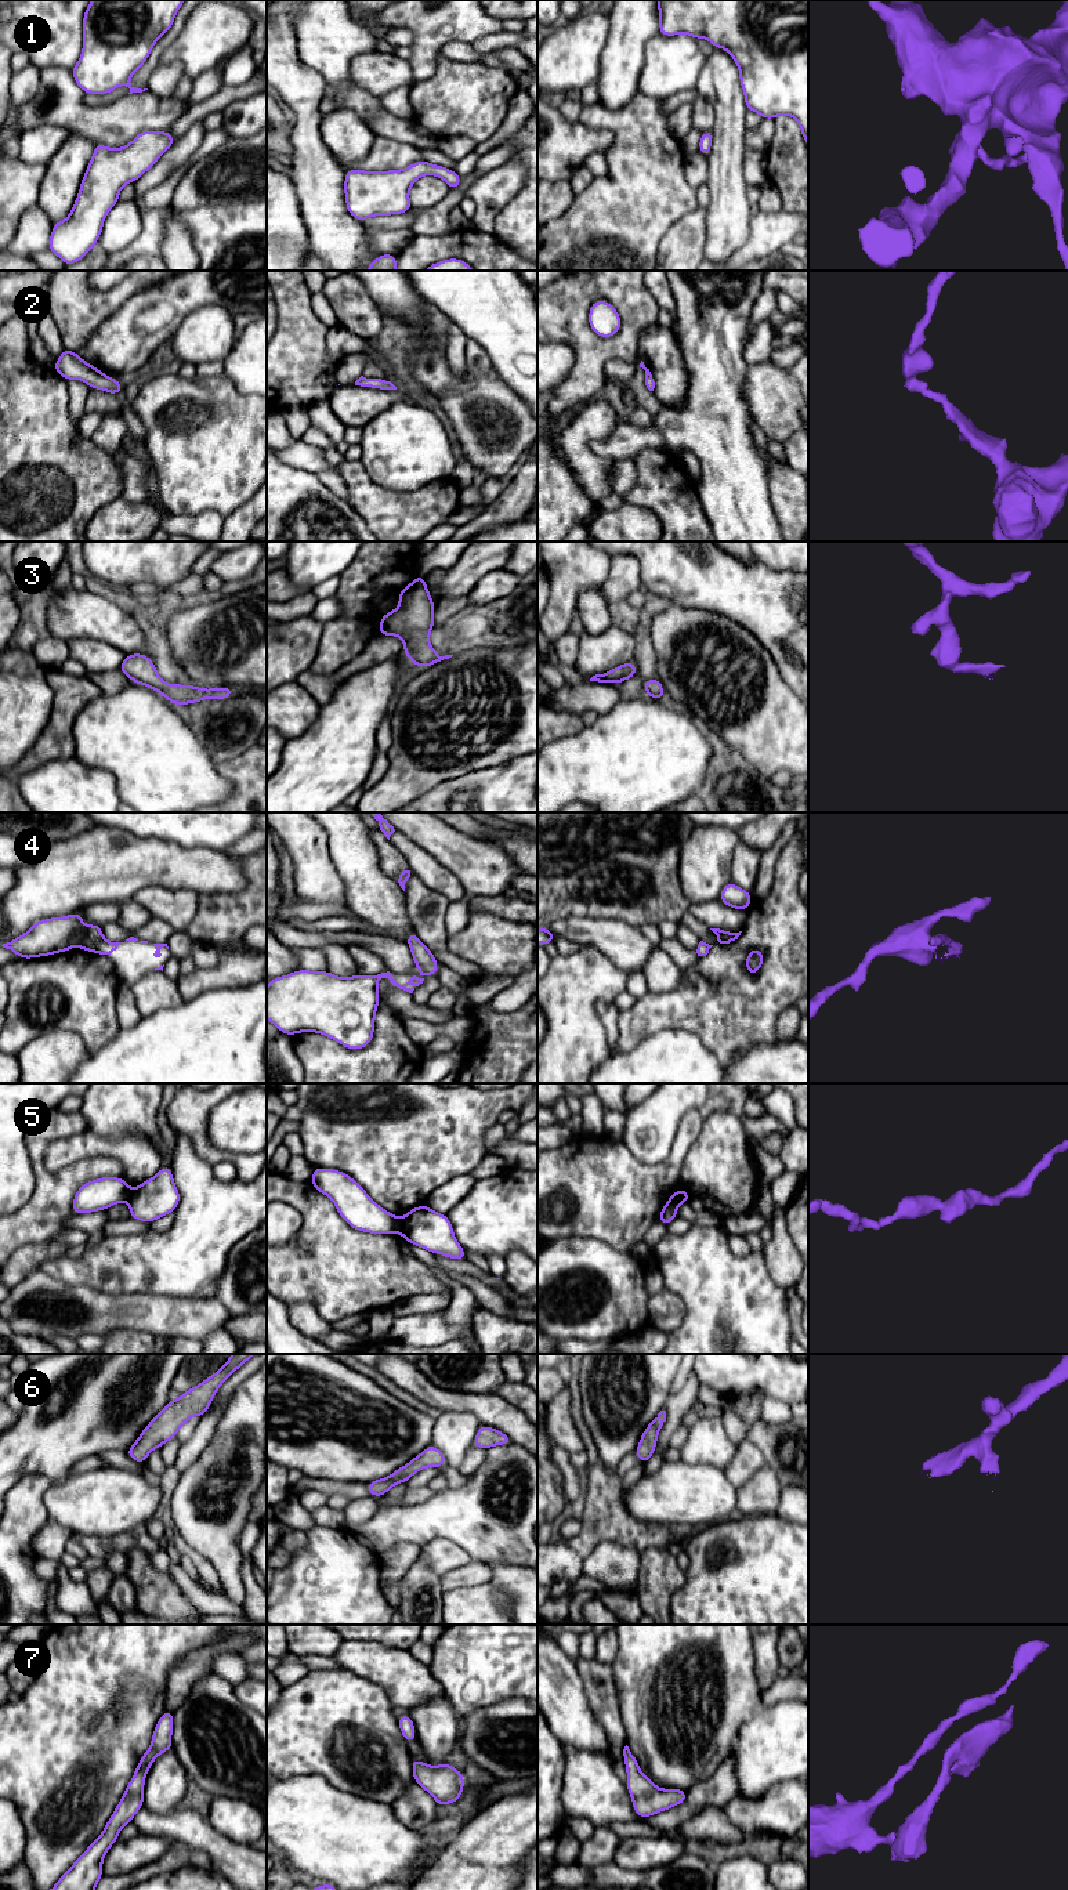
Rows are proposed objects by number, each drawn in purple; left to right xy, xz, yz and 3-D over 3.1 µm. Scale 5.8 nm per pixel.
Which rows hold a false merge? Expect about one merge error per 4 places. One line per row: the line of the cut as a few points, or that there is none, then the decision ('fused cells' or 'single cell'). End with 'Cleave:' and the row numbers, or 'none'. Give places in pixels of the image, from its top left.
1: no cut | single cell
2: no cut | single cell
3: no cut | single cell
4: no cut | single cell
5: xz (401, 1219), (397, 1231) | fused cells
6: no cut | single cell
7: no cut | single cell
Cleave: 5

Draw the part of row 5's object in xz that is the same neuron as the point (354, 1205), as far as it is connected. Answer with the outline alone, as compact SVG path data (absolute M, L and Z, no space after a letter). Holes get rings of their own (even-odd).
M314 1167L309 1183L330 1198L345 1223L356 1231L394 1234L401 1219L377 1205L347 1173Z

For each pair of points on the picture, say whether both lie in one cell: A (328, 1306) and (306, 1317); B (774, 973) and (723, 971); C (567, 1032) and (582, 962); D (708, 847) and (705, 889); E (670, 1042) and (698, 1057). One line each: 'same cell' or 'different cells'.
A: different cells
B: same cell
C: same cell
D: same cell
E: same cell

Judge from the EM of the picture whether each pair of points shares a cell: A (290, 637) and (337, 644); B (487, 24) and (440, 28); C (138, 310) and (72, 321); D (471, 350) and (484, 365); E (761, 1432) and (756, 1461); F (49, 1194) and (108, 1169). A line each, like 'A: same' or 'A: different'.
A: different
B: same
C: different
D: same
E: different
F: same

